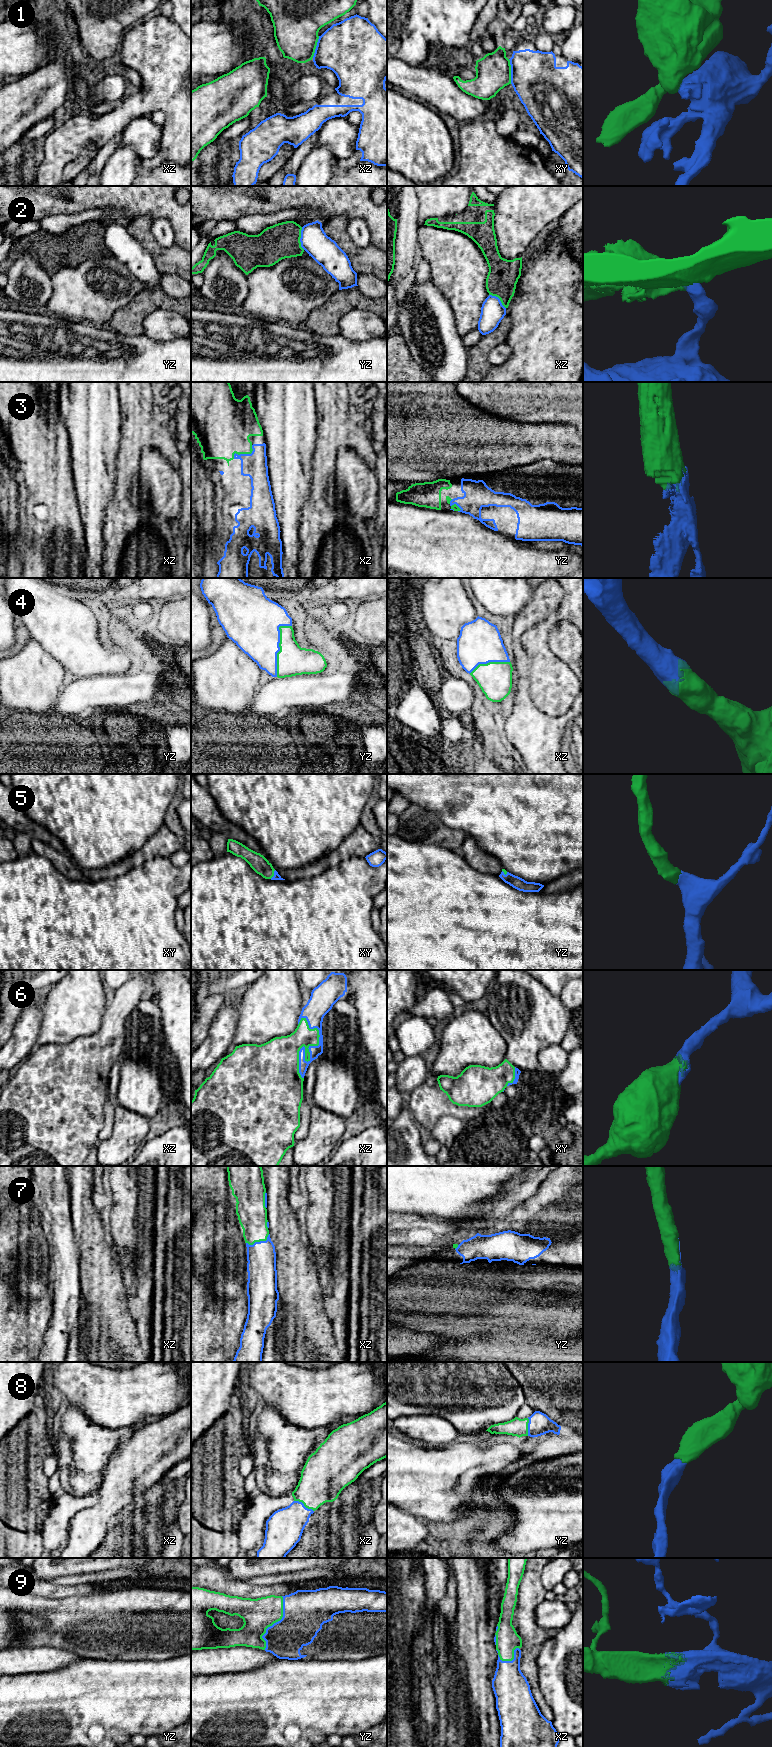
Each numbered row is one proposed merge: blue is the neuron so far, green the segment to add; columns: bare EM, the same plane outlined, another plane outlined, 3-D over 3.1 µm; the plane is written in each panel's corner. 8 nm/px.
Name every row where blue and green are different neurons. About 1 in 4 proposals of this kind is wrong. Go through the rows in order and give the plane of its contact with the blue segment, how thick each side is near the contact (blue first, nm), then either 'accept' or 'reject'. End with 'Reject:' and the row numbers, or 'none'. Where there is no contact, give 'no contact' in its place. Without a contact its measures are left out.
1: xy | 400/280 nm | reject
2: yz | 220/280 nm | reject
3: xz | 200/400 nm | accept
4: yz | 400/240 nm | accept
5: xy | 50/140 nm | accept
6: xz | 90/320 nm | accept
7: xz | 240/240 nm | accept
8: xz | 300/340 nm | accept
9: yz | 340/260 nm | accept
Reject: 1, 2

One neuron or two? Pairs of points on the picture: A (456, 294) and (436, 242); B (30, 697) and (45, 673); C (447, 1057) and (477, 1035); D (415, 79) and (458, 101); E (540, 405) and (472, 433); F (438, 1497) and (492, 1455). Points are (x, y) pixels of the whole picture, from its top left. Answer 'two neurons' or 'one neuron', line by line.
A: one neuron
B: one neuron
C: one neuron
D: one neuron
E: two neurons
F: one neuron

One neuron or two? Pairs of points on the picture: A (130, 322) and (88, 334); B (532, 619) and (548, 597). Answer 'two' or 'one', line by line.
A: two
B: one

